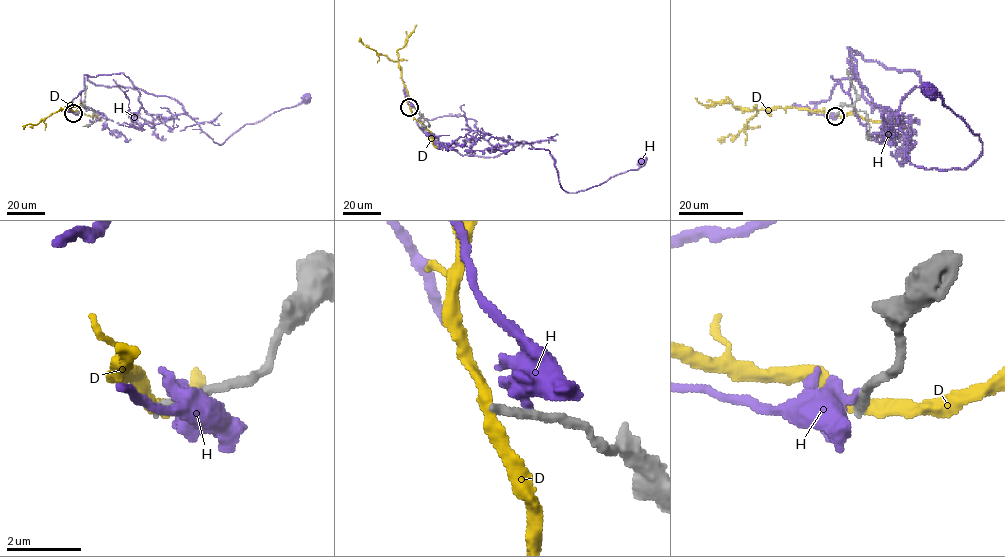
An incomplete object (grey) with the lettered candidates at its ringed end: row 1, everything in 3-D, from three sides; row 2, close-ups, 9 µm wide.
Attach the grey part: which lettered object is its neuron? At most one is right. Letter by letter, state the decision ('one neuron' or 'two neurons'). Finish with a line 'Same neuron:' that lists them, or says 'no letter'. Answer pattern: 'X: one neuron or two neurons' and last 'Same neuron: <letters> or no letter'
D: two neurons
H: two neurons
Same neuron: no letter

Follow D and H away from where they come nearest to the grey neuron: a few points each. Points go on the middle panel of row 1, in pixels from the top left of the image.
D: (410, 107), (399, 63), (378, 54), (359, 38)
H: (411, 107), (405, 94), (425, 130), (462, 154), (497, 156), (520, 143), (548, 150), (568, 192), (641, 160)

